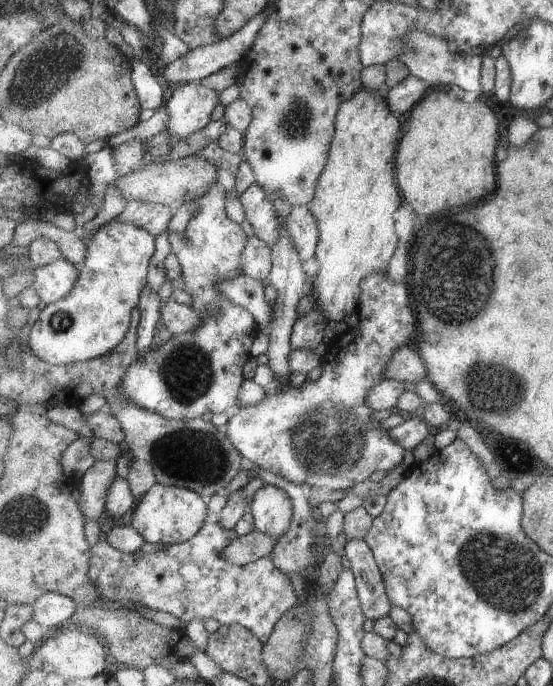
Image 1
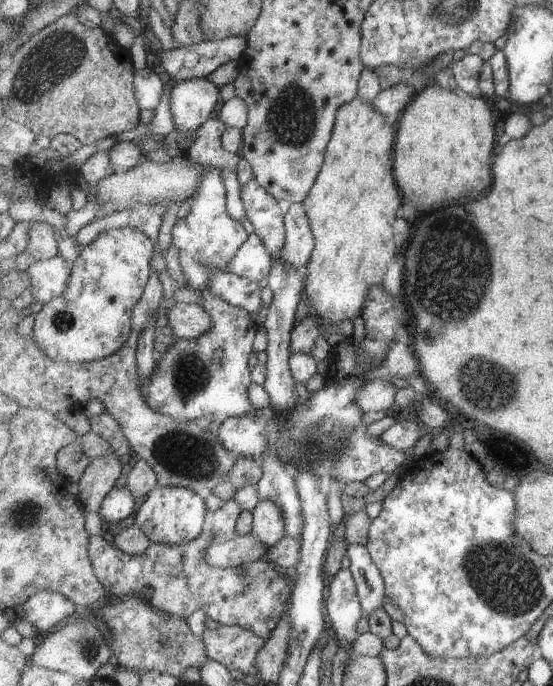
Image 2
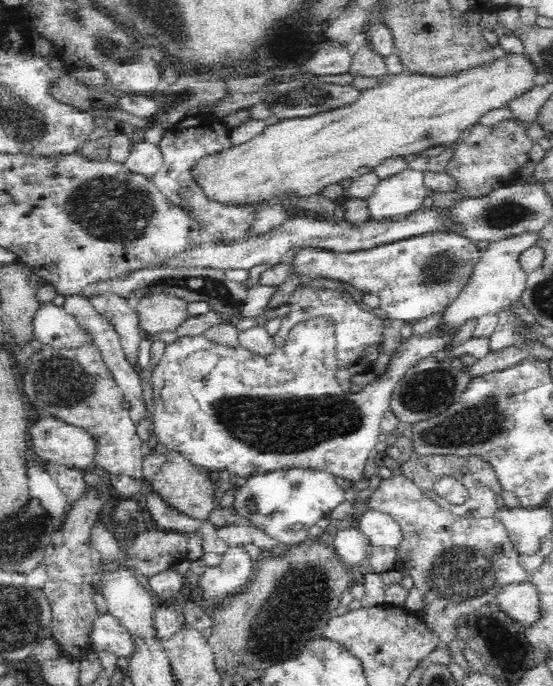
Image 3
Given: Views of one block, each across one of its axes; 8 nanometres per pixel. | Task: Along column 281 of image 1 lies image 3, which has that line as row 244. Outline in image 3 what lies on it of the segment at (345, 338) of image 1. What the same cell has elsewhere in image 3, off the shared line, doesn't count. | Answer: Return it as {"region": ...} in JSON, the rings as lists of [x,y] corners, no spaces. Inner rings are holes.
{"region":[[[446,231],[426,232],[420,236],[411,236],[404,240],[397,240],[390,244],[382,244],[370,250],[358,250],[356,252],[334,252],[323,248],[300,248],[291,263],[276,263],[268,267],[259,278],[260,284],[264,286],[279,286],[287,277],[296,272],[303,279],[325,277],[341,280],[362,291],[380,298],[383,314],[388,319],[402,319],[412,324],[427,316],[443,313],[464,288],[470,274],[474,270],[474,264],[480,256],[478,247],[474,241],[468,240],[460,235]]]}

